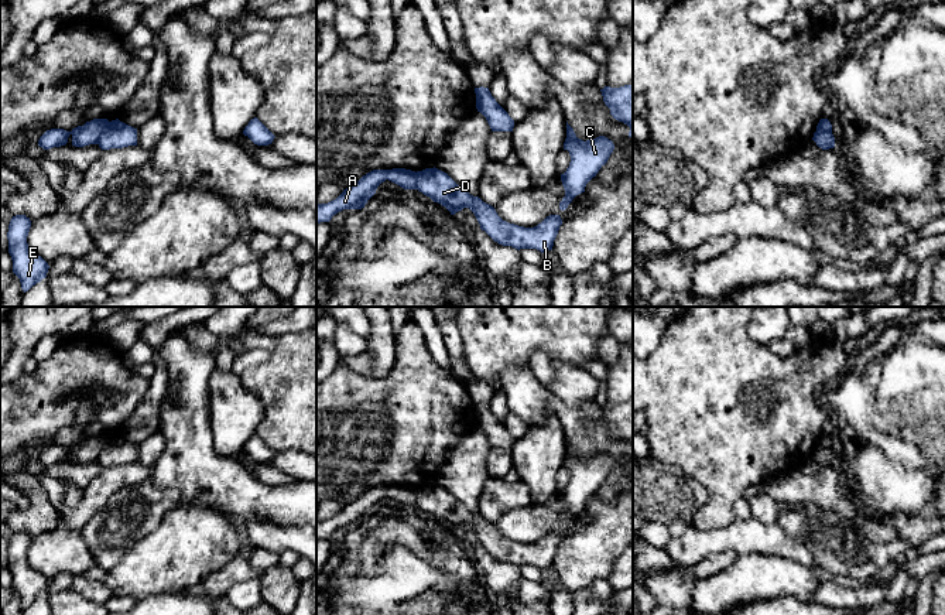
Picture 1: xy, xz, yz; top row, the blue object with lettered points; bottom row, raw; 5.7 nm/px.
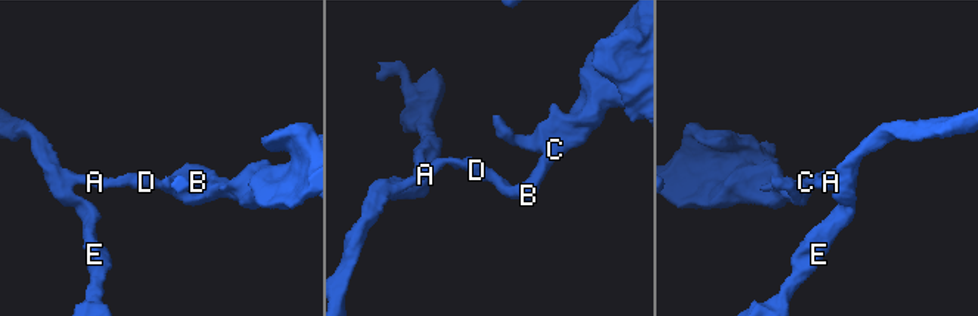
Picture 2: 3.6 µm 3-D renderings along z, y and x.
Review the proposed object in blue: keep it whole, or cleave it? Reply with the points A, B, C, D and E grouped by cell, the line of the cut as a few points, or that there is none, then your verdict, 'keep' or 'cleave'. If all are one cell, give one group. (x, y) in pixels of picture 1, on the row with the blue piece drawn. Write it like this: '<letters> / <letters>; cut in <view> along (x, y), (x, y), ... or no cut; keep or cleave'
A E / B C D; cut in xy along (109, 122), (96, 143); cleave

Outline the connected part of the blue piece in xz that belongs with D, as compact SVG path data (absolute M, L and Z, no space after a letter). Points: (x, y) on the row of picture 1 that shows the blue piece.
M438 168L417 171L417 189L434 202L445 206L451 215L469 208L479 225L494 242L503 246L520 249L537 249L541 253L552 250L562 219L549 215L534 228L524 228L503 221L496 209L479 197L470 195L458 185L446 172Z

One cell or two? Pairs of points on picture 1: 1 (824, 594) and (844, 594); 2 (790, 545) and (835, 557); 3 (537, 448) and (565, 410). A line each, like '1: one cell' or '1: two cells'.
1: one cell
2: two cells
3: two cells

